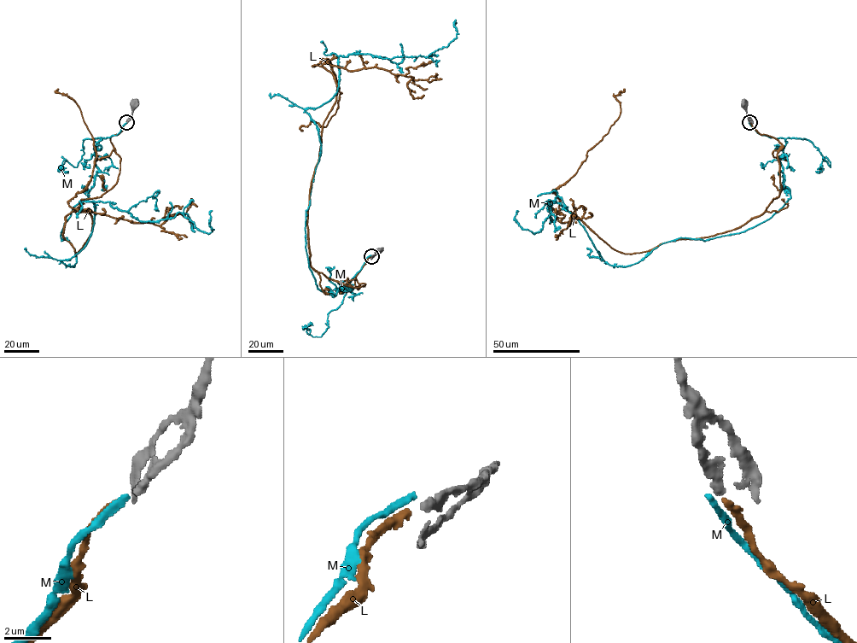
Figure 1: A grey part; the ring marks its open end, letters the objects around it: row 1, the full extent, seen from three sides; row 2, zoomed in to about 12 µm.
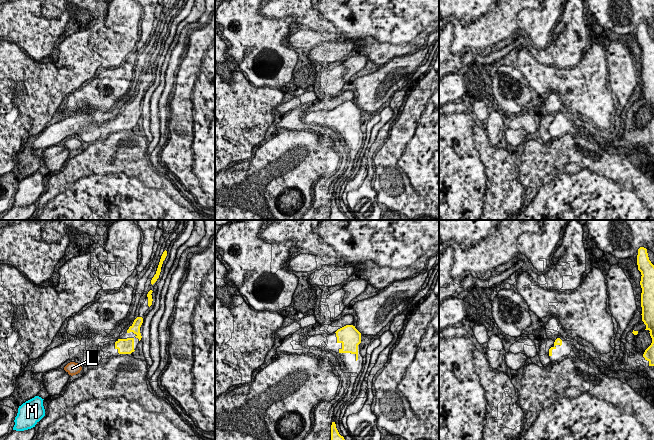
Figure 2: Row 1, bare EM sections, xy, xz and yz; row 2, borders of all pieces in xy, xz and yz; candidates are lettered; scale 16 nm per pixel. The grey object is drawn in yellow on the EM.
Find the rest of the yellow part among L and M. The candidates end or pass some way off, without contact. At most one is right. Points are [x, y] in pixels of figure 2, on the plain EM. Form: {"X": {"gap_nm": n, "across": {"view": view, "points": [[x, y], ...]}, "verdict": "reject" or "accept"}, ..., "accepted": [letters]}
{"L": {"gap_nm": 600, "across": {"view": "xy", "points": [[115, 124], [81, 143]]}, "verdict": "accept"}, "M": {"gap_nm": 1400, "across": {"view": "xy", "points": [[115, 124], [43, 175]]}, "verdict": "reject"}, "accepted": ["L"]}

